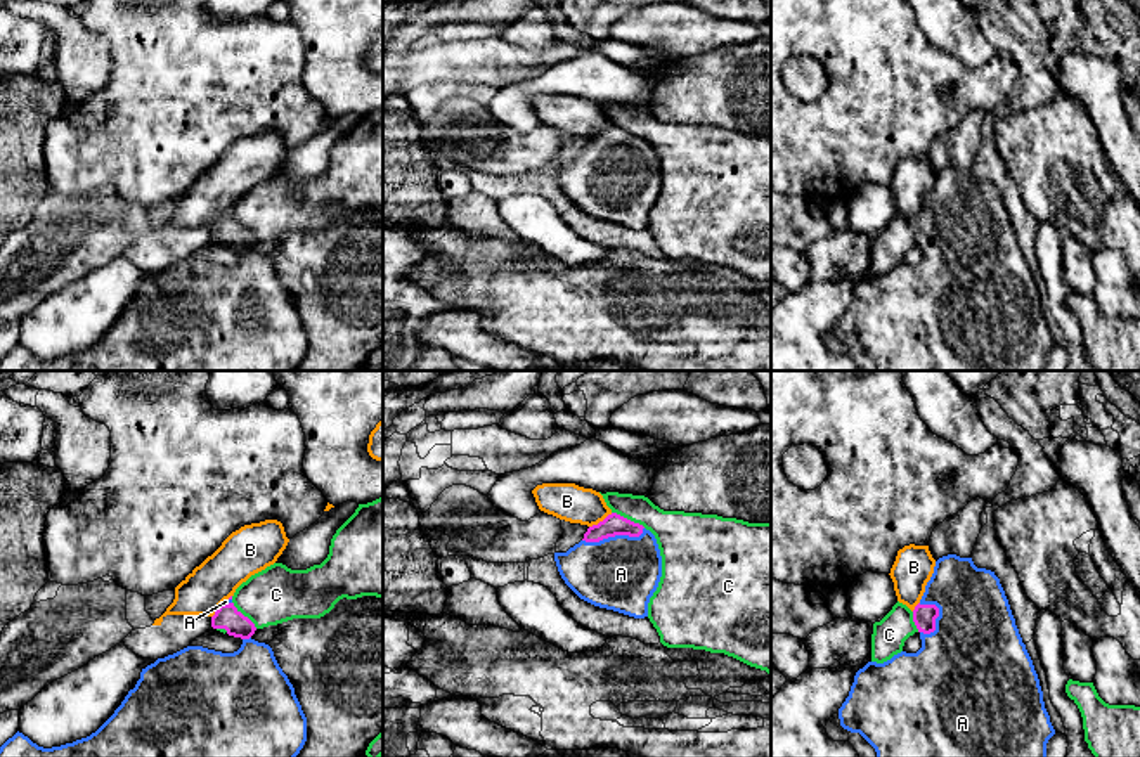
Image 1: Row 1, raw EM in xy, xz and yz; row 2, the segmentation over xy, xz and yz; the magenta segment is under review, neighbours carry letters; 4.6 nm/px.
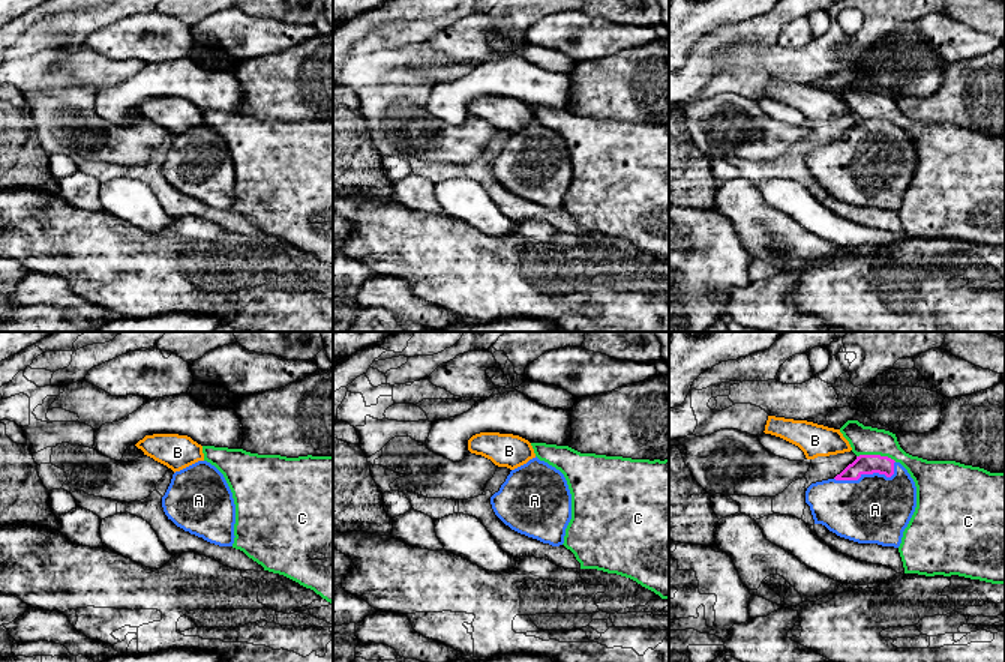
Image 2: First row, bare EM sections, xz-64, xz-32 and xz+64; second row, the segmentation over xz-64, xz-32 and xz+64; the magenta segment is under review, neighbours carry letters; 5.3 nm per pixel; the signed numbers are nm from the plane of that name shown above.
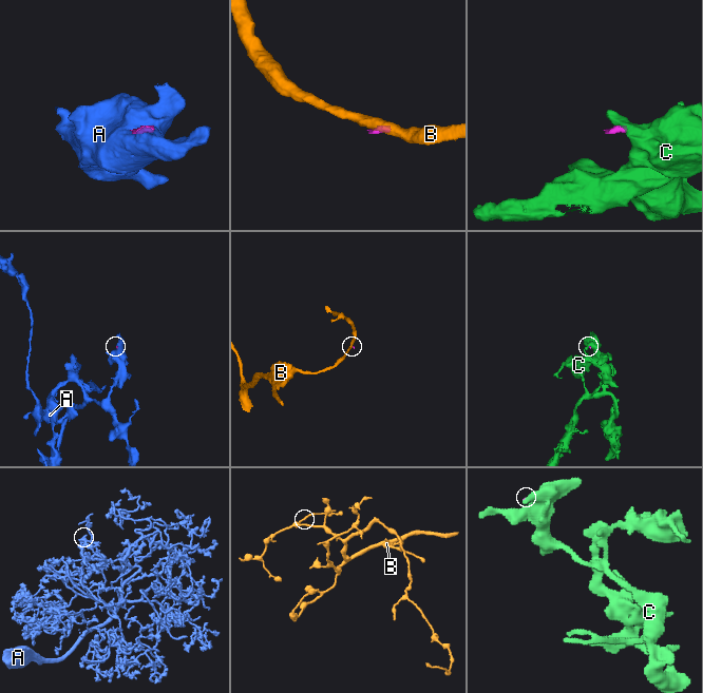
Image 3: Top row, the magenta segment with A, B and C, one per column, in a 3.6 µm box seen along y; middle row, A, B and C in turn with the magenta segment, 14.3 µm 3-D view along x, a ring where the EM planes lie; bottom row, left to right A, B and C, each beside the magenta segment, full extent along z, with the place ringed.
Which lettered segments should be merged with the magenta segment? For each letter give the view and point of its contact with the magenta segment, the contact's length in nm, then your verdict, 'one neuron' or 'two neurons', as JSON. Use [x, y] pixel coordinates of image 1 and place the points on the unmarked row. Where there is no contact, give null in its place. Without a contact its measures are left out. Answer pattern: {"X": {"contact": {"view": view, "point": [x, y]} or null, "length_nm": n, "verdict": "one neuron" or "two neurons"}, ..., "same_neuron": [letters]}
{"A": {"contact": {"view": "xz", "point": [614, 148]}, "length_nm": 300, "verdict": "one neuron"}, "B": {"contact": {"view": "xz", "point": [600, 134]}, "length_nm": 130, "verdict": "two neurons"}, "C": {"contact": {"view": "xz", "point": [629, 132]}, "length_nm": 180, "verdict": "two neurons"}, "same_neuron": ["A"]}

